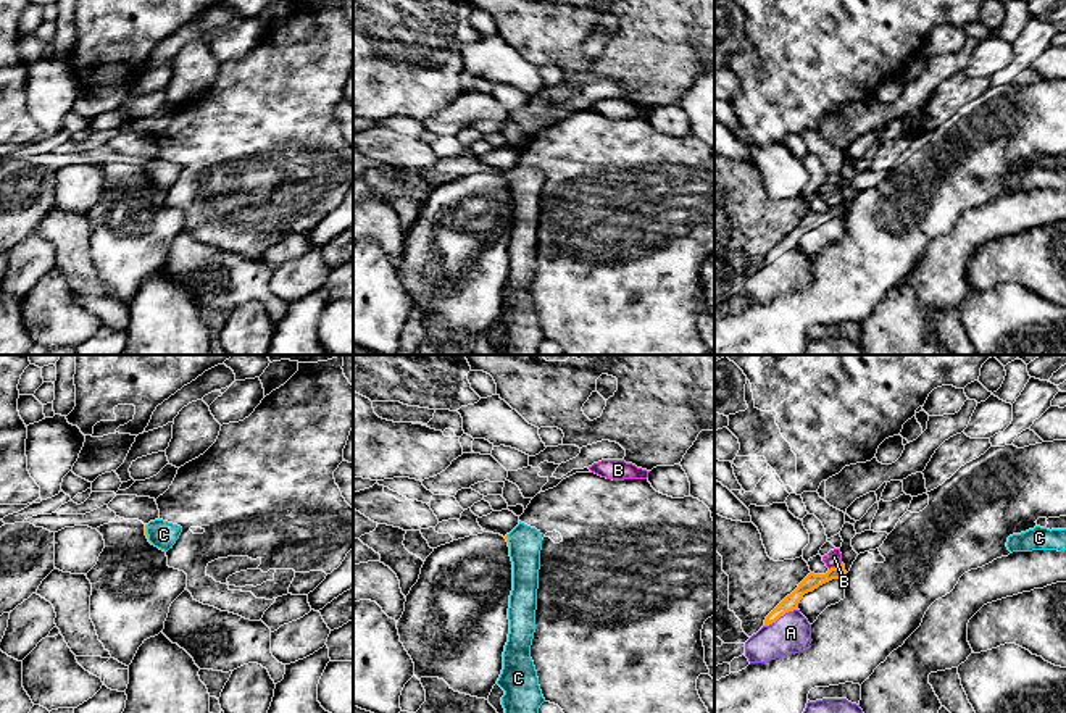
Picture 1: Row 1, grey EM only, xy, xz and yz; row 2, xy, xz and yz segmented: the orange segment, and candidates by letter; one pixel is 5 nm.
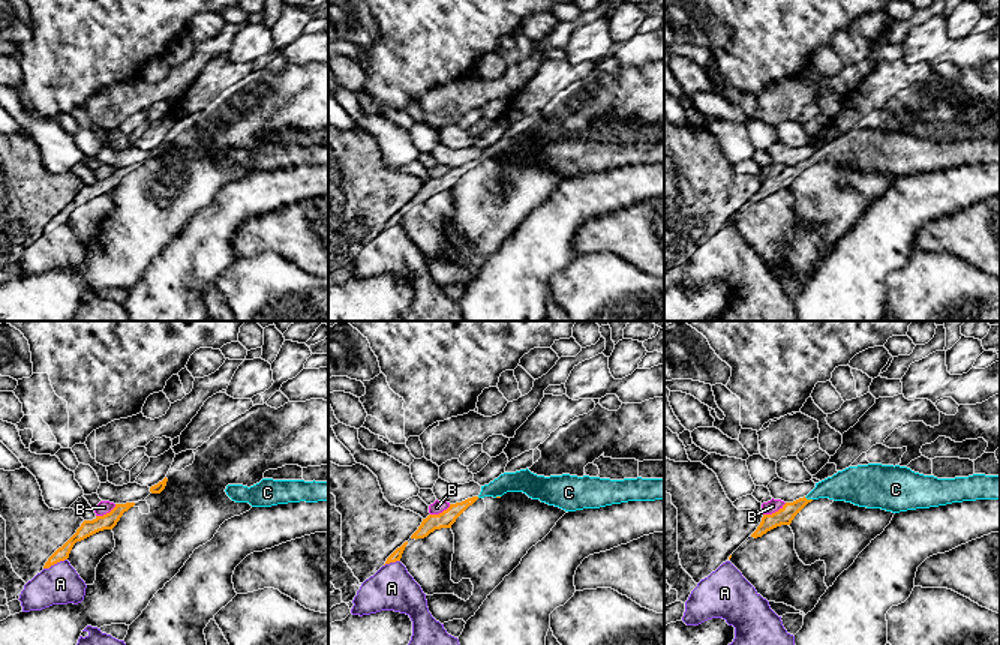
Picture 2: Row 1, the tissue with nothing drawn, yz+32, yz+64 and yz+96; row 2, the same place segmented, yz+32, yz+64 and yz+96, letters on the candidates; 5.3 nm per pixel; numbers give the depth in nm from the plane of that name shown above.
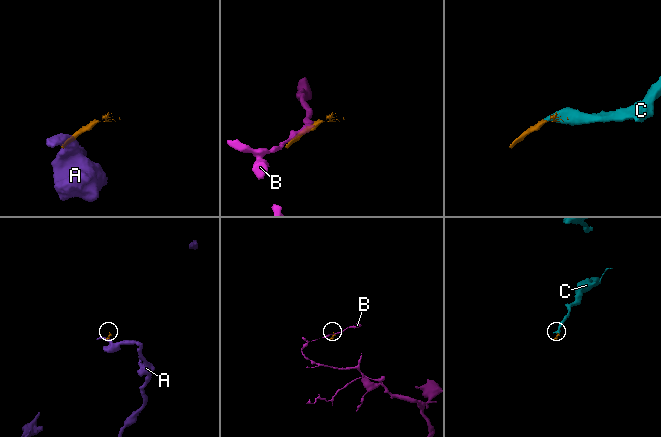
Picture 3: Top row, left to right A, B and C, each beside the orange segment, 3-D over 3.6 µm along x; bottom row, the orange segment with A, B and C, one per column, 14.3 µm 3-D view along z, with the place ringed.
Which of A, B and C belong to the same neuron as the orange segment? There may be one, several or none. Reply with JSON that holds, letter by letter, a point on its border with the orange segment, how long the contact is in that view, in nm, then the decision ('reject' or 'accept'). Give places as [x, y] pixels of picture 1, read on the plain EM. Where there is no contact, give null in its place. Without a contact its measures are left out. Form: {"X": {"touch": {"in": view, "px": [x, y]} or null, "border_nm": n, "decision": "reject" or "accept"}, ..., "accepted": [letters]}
{"A": {"touch": {"in": "yz", "px": [781, 254]}, "border_nm": 190, "decision": "reject"}, "B": {"touch": {"in": "yz", "px": [836, 205]}, "border_nm": 80, "decision": "reject"}, "C": {"touch": {"in": "xy", "px": [147, 173]}, "border_nm": 110, "decision": "accept"}, "accepted": ["C"]}

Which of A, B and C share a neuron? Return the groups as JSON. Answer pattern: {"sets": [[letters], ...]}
{"sets": [["A"], ["B"], ["C"]]}

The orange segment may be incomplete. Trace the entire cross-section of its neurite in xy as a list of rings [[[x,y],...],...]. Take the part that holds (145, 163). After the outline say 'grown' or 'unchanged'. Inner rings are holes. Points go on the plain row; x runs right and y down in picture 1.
[[[155,158],[145,163],[145,174],[148,181],[164,190],[173,187],[181,171],[182,171],[181,165],[163,158]]] | grown

